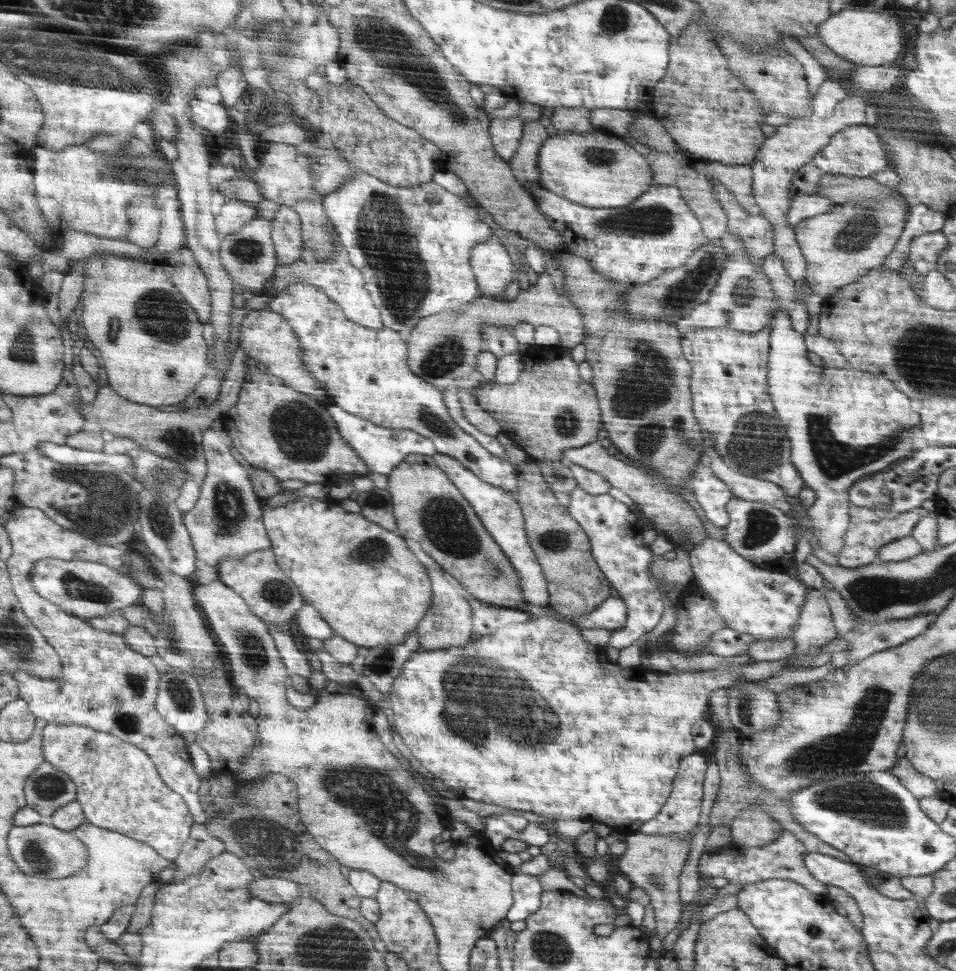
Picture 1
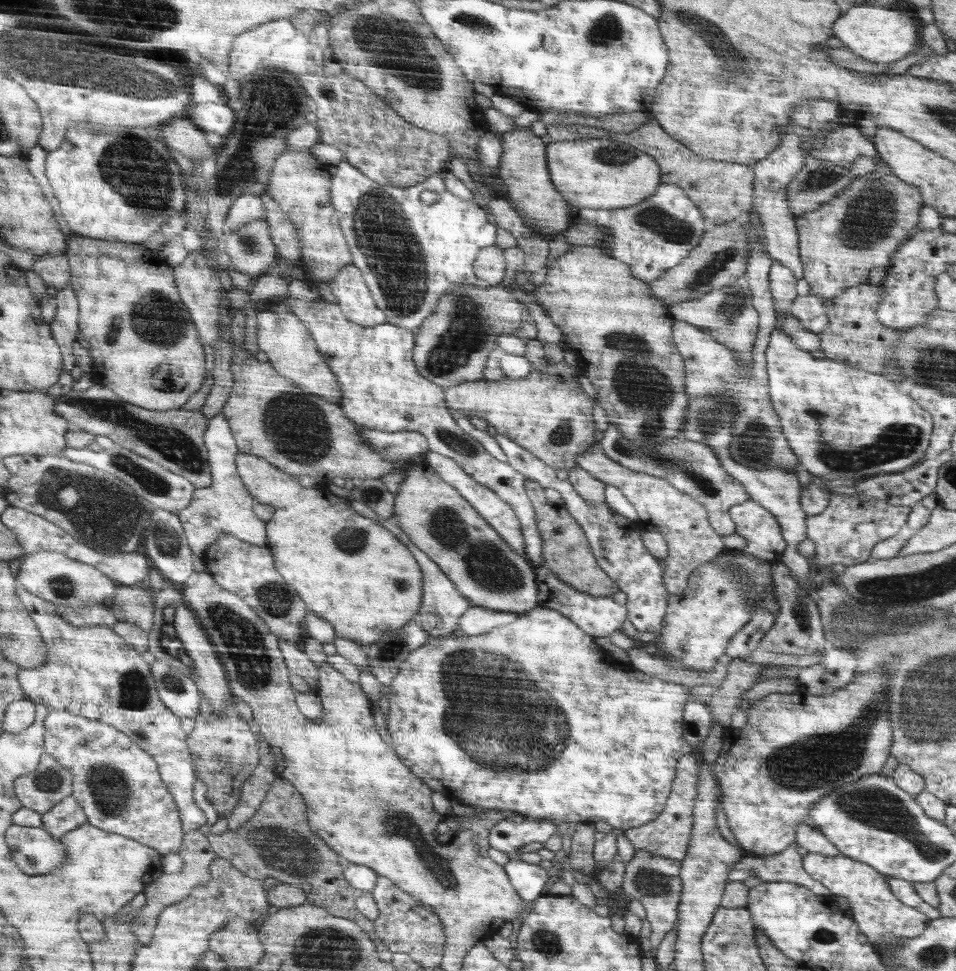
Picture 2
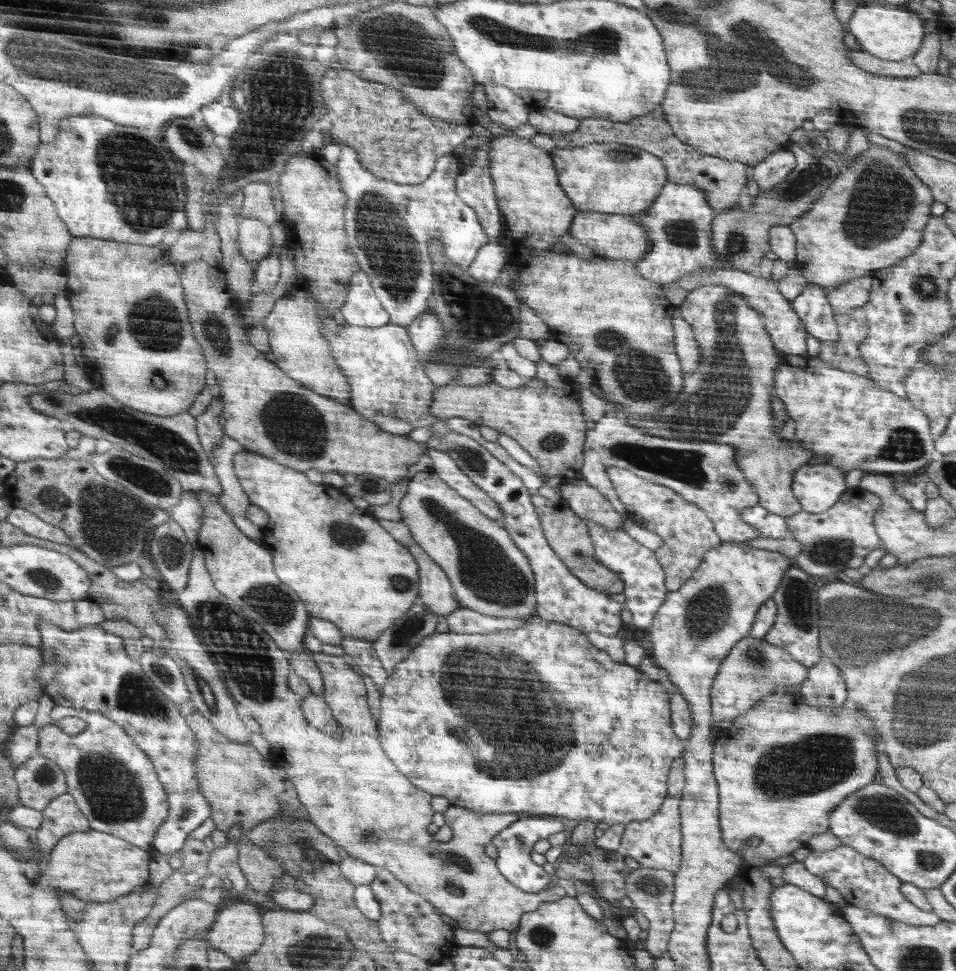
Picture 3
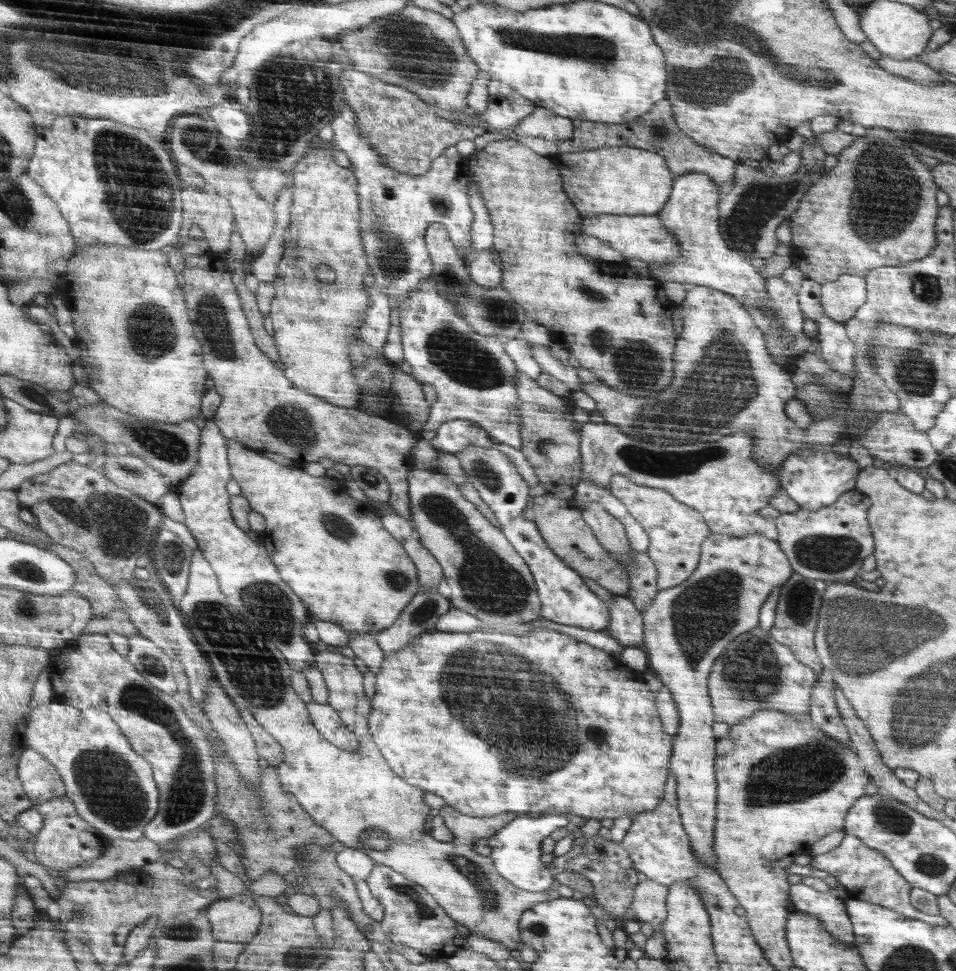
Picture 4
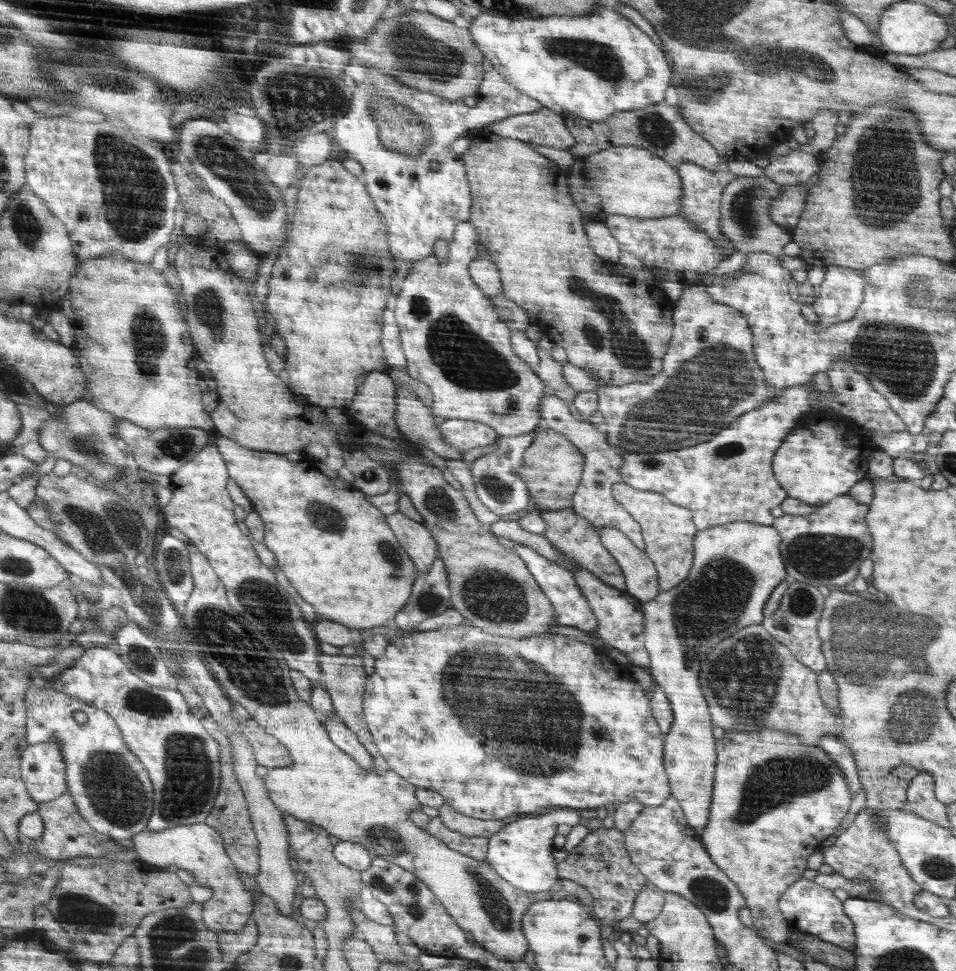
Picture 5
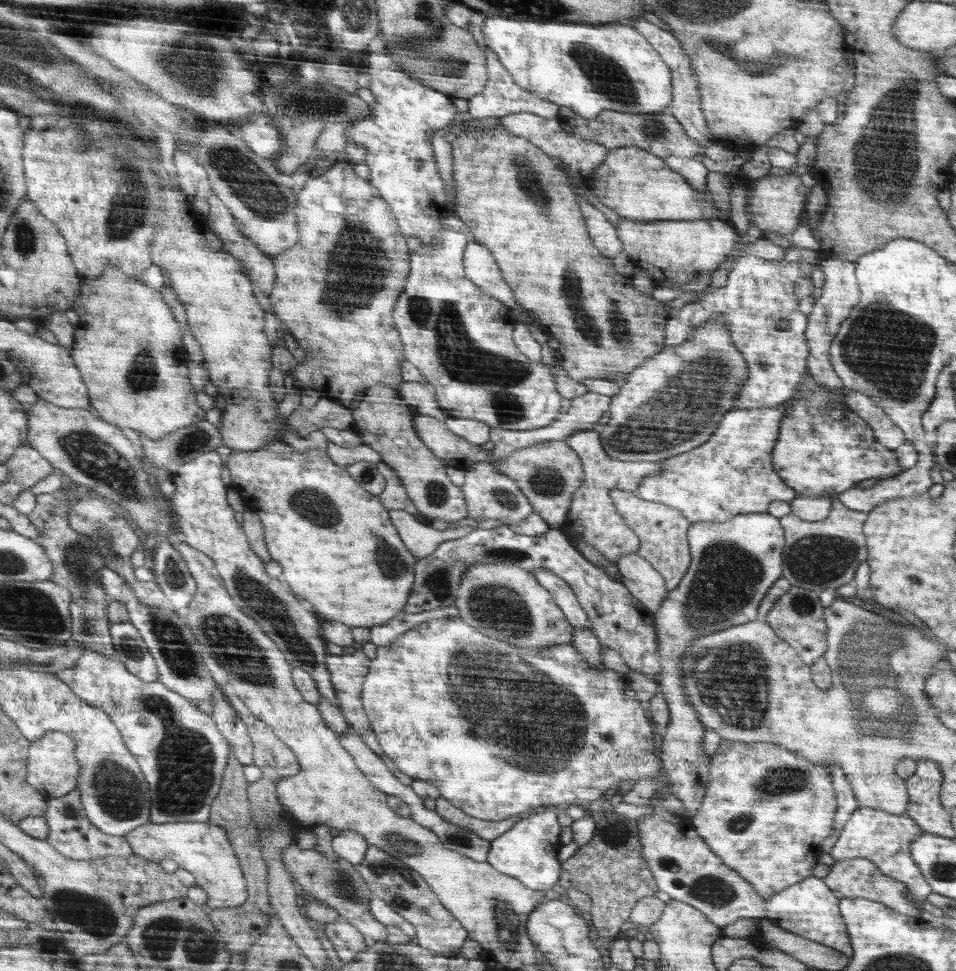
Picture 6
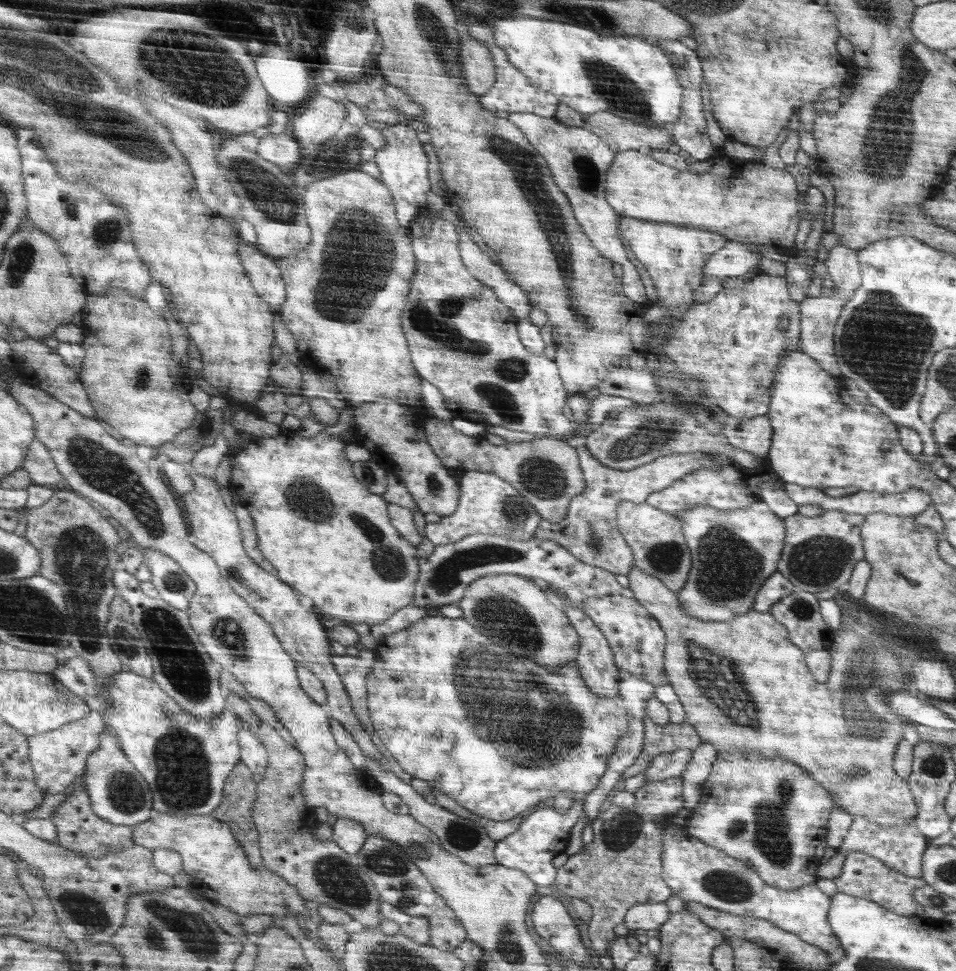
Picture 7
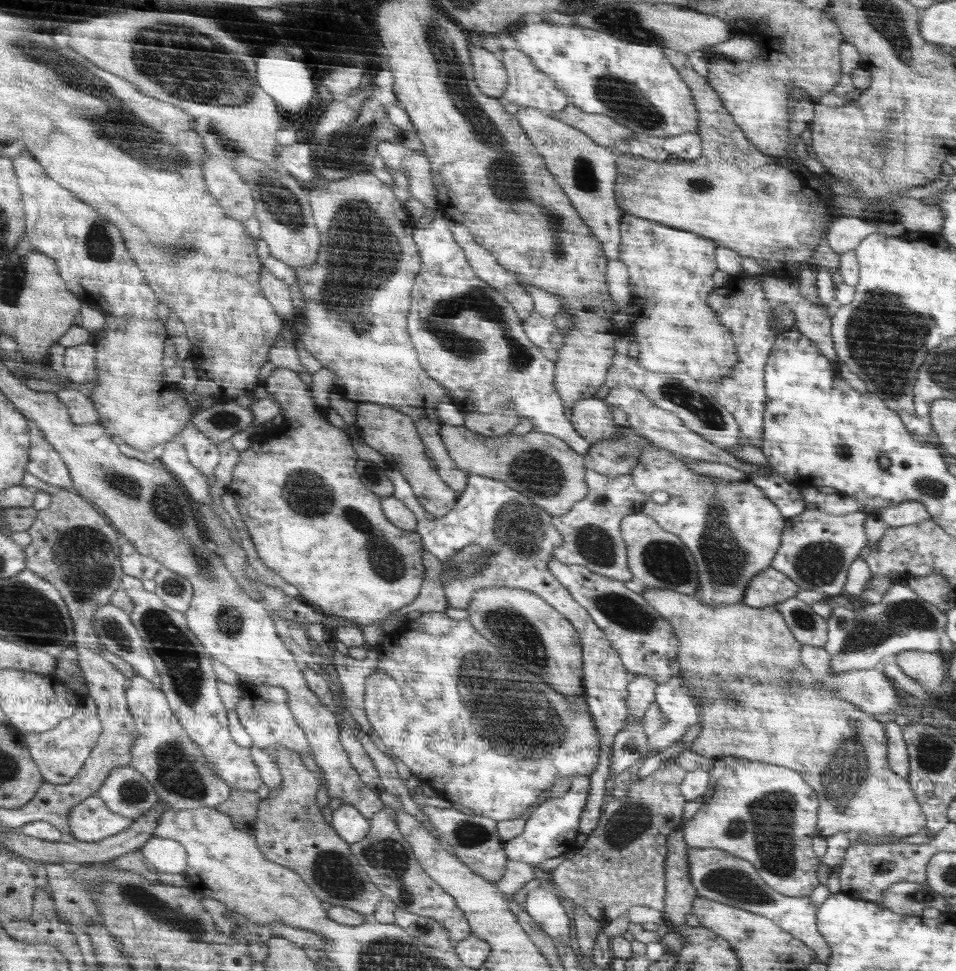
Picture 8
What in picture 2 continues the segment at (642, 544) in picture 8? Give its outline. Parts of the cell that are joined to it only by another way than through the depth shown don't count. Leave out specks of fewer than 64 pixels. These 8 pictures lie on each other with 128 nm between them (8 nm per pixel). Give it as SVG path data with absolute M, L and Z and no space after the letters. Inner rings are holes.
M598 444L589 446L586 452L577 456L578 466L594 478L606 484L617 486L627 500L633 504L640 521L647 523L647 528L656 530L668 540L669 554L662 558L666 561L663 569L663 583L670 595L678 595L688 588L689 577L694 569L714 560L726 550L721 535L709 522L708 511L689 494L684 494L666 479L650 474L629 470L614 462Z

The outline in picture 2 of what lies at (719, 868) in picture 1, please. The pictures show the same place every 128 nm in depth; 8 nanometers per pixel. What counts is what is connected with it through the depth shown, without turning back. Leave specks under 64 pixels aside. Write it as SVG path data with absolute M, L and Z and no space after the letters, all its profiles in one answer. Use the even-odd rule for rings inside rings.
M797 845L788 846L780 854L745 855L733 864L734 870L750 871L763 882L794 882L817 895L829 897L828 888L810 877L803 868L803 858L796 851Z

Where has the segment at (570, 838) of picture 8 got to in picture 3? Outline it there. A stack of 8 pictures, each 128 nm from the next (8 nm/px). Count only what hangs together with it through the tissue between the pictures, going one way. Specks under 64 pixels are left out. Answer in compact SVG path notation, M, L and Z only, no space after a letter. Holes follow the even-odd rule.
M521 816L519 820L498 832L492 838L491 844L496 846L499 855L495 863L500 874L504 875L519 890L524 890L526 893L542 893L544 890L547 890L554 878L544 870L544 866L534 864L530 860L530 852L532 852L532 846L538 840L548 839L548 836L552 836L556 832L564 832L562 831L562 820L560 820L560 817L538 816Z

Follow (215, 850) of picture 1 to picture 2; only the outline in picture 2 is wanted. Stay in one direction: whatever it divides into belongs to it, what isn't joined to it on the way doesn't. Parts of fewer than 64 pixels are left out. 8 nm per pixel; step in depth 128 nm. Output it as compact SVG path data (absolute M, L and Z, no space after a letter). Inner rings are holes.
M196 829L189 832L184 838L182 851L180 851L181 856L185 858L186 866L184 871L176 875L164 874L157 882L154 882L146 889L148 895L146 906L133 920L134 926L132 926L133 931L139 936L139 940L143 946L152 944L161 912L164 912L170 905L188 898L192 894L192 891L198 888L198 886L210 884L210 880L214 878L211 866L219 856L214 852L208 833L208 829Z

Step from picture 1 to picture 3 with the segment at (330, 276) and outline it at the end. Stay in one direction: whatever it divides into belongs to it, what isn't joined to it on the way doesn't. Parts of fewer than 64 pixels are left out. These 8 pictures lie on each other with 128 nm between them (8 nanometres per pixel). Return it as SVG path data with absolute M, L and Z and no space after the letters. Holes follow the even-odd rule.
M362 270L351 278L347 284L350 290L346 296L346 306L339 308L344 322L368 328L386 326L389 314L382 308L380 300L373 291L372 280Z

